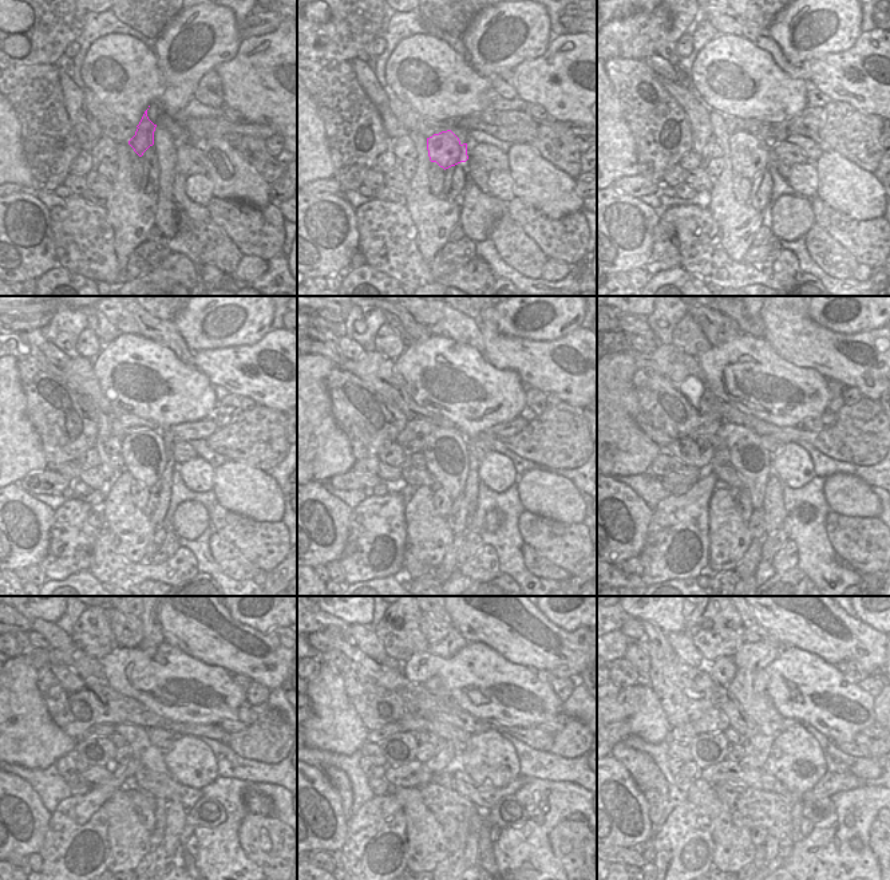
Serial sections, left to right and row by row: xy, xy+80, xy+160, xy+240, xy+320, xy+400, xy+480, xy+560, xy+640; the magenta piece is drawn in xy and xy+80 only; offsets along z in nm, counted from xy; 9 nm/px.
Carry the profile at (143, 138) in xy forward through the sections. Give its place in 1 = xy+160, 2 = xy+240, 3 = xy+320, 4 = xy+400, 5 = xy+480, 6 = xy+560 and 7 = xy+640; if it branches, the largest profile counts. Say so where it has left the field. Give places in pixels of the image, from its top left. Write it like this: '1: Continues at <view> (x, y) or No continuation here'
1: Continues at xy+160 (750, 156)
2: Continues at xy+240 (145, 453)
3: Continues at xy+320 (444, 450)
4: Continues at xy+400 (748, 457)
5: Continues at xy+480 (150, 757)
6: Continues at xy+560 (414, 725)
7: Continues at xy+640 (712, 721).

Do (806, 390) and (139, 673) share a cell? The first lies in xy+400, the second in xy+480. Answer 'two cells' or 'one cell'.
one cell

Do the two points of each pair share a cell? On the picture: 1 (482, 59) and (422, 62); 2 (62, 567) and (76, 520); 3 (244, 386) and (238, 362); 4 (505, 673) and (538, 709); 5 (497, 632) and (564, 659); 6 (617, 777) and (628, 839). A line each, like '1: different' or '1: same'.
1: different
2: same
3: same
4: same
5: same
6: same

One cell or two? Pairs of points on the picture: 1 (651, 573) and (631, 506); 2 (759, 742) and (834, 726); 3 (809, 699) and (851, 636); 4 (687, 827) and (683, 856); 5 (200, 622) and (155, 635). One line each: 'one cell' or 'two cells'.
1: two cells
2: two cells
3: two cells
4: one cell
5: two cells

